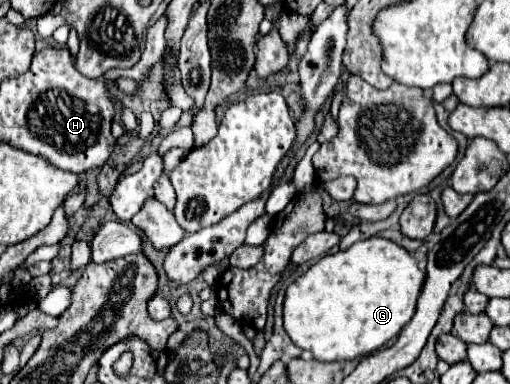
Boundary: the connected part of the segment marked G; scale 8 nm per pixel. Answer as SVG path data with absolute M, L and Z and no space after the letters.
M379 236L355 242L343 252L323 256L293 284L289 284L283 302L285 332L295 346L309 350L313 358L321 362L343 362L367 356L397 336L401 328L413 318L423 280L425 272L417 266L415 258L395 242Z

